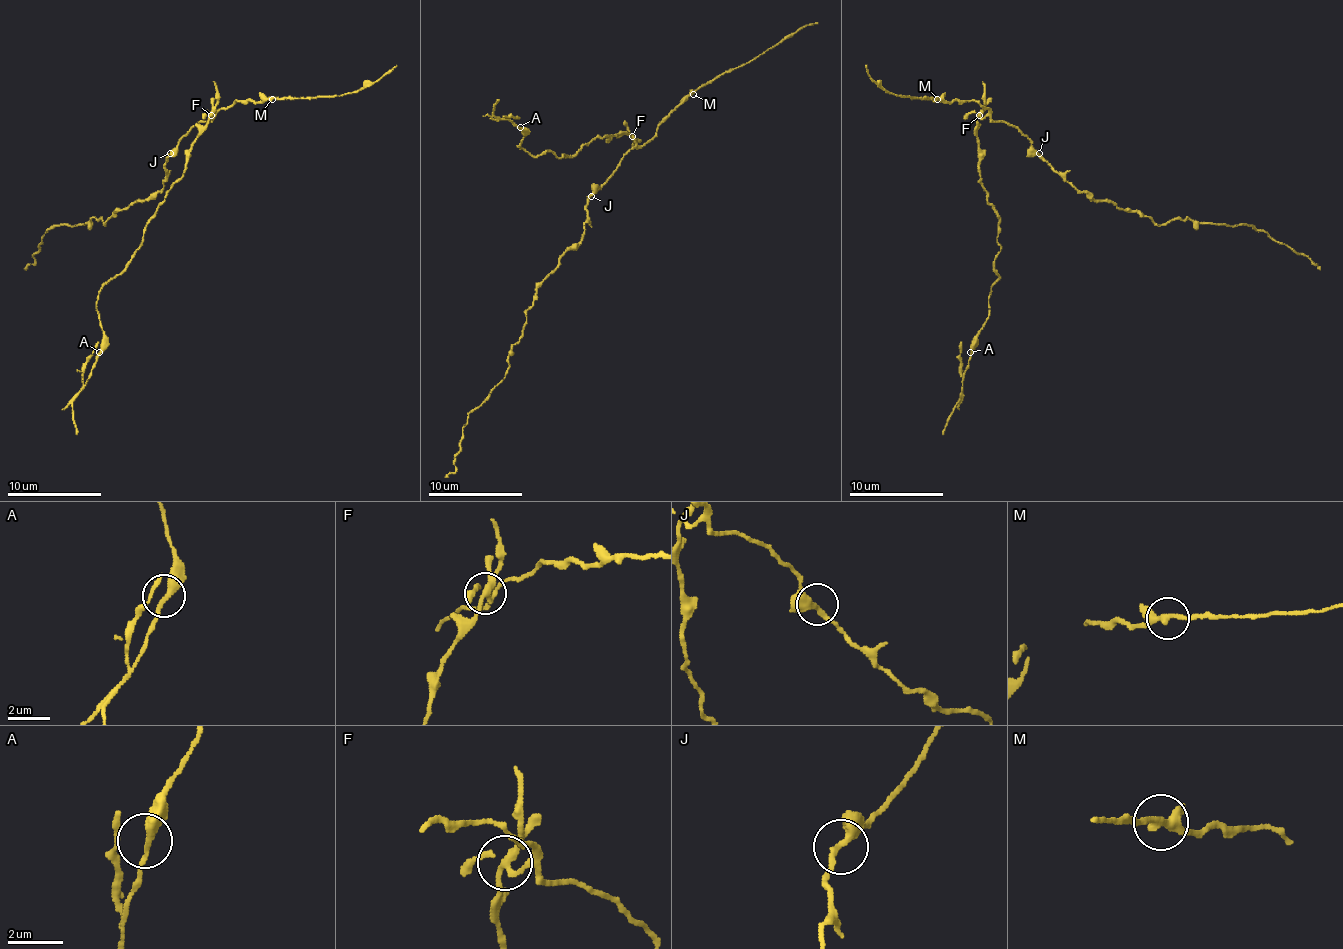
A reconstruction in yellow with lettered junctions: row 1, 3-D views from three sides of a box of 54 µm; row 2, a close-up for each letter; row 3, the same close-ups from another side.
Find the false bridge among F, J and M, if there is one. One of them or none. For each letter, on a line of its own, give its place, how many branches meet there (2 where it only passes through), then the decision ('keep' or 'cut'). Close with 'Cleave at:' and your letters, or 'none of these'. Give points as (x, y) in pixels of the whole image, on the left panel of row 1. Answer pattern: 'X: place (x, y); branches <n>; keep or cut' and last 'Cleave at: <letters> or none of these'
F: place (211, 115); branches 4; cut
J: place (170, 153); branches 3; keep
M: place (272, 99); branches 3; keep
Cleave at: F

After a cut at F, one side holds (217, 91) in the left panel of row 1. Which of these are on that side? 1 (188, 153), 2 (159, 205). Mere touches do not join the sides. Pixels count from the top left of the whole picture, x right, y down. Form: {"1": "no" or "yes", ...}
{"1": "yes", "2": "yes"}

